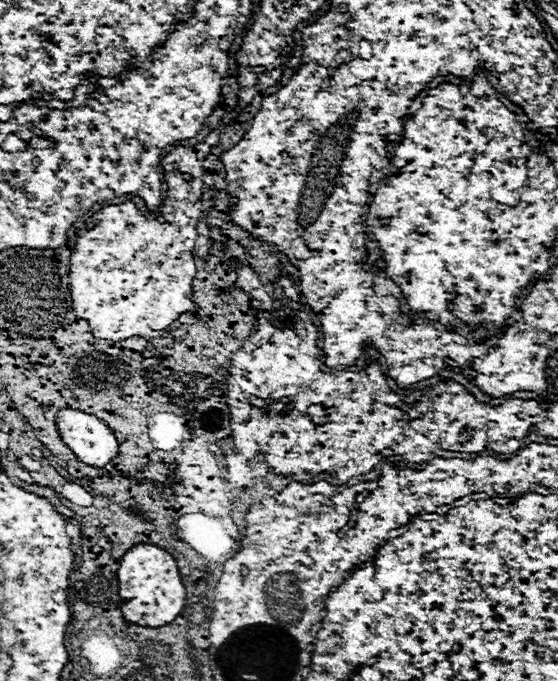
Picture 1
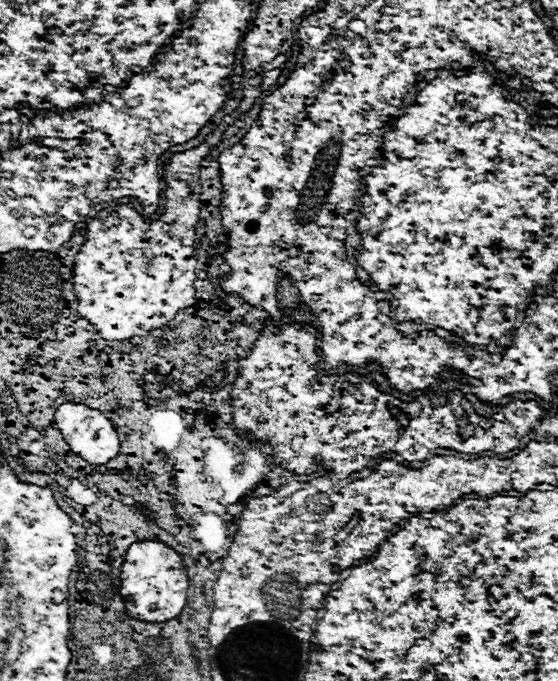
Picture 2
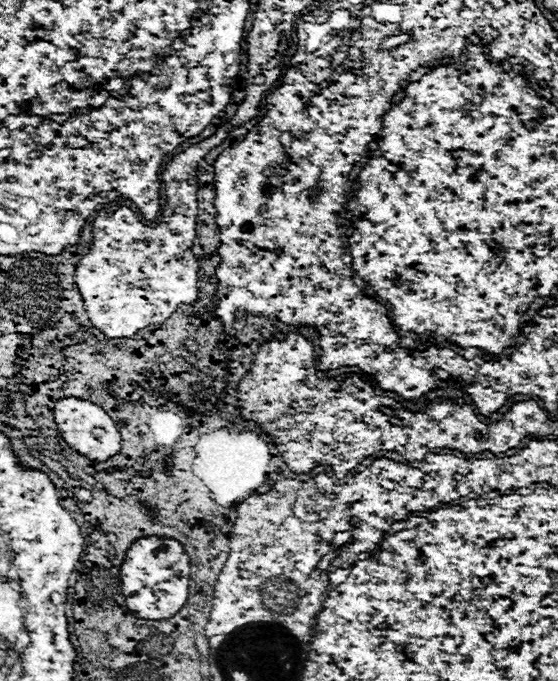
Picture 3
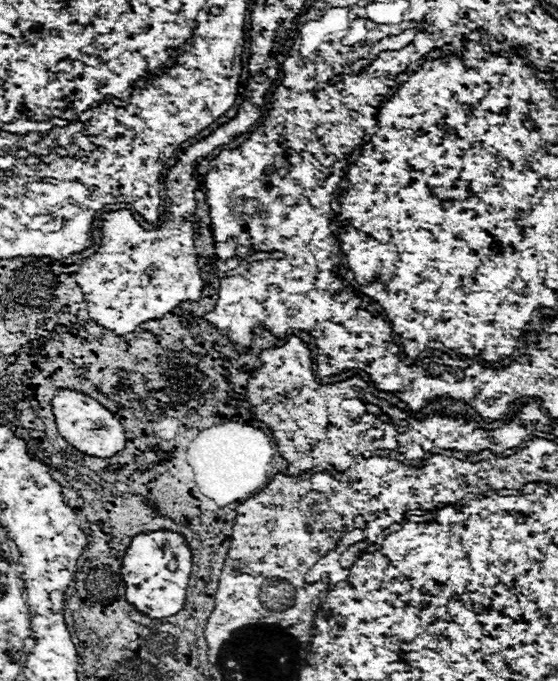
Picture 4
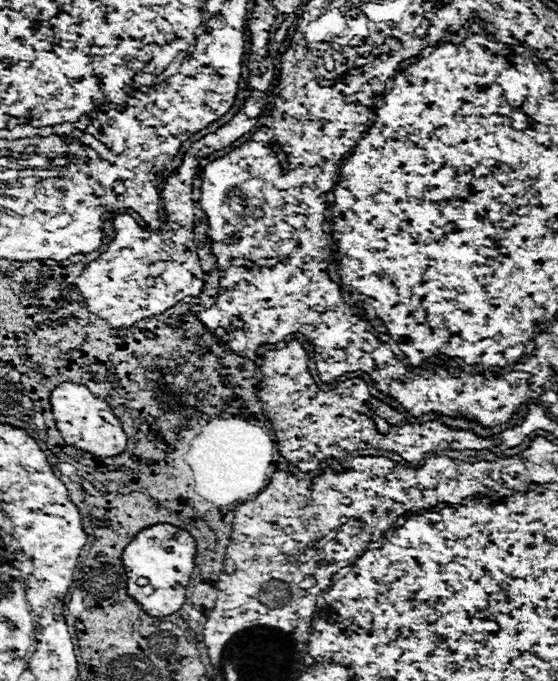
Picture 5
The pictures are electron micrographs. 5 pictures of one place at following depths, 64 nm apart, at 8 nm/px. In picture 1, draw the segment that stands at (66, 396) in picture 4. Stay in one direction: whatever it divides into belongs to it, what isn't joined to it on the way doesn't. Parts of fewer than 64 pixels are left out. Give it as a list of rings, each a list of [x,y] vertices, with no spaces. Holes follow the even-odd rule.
[[[62,408],[56,414],[56,426],[66,446],[88,466],[102,468],[118,456],[118,440],[114,432],[92,414]]]

